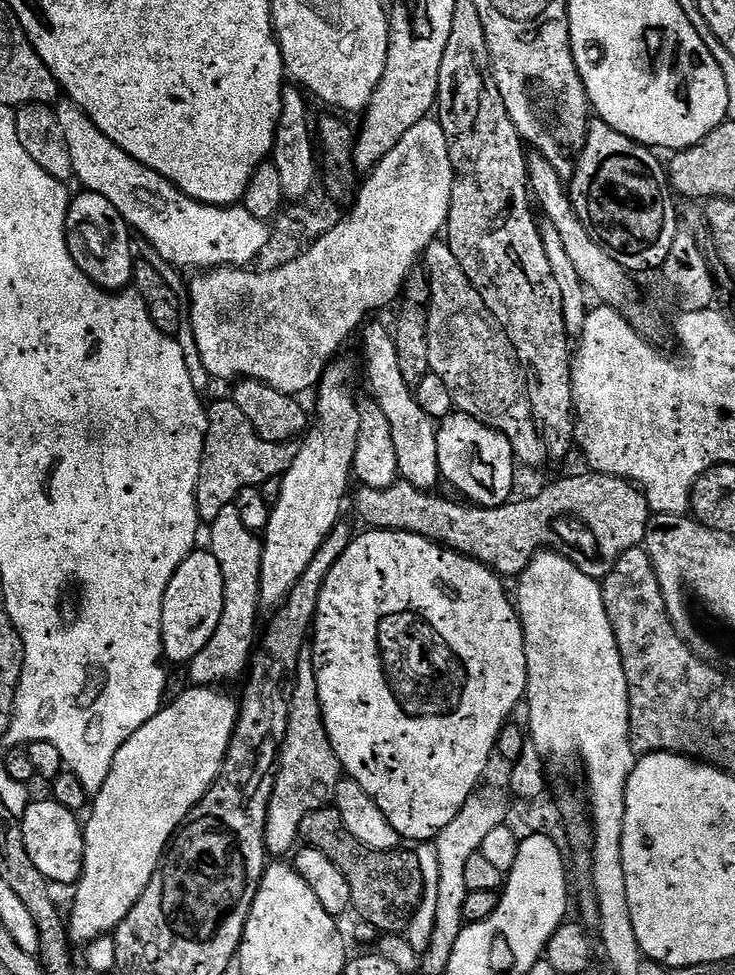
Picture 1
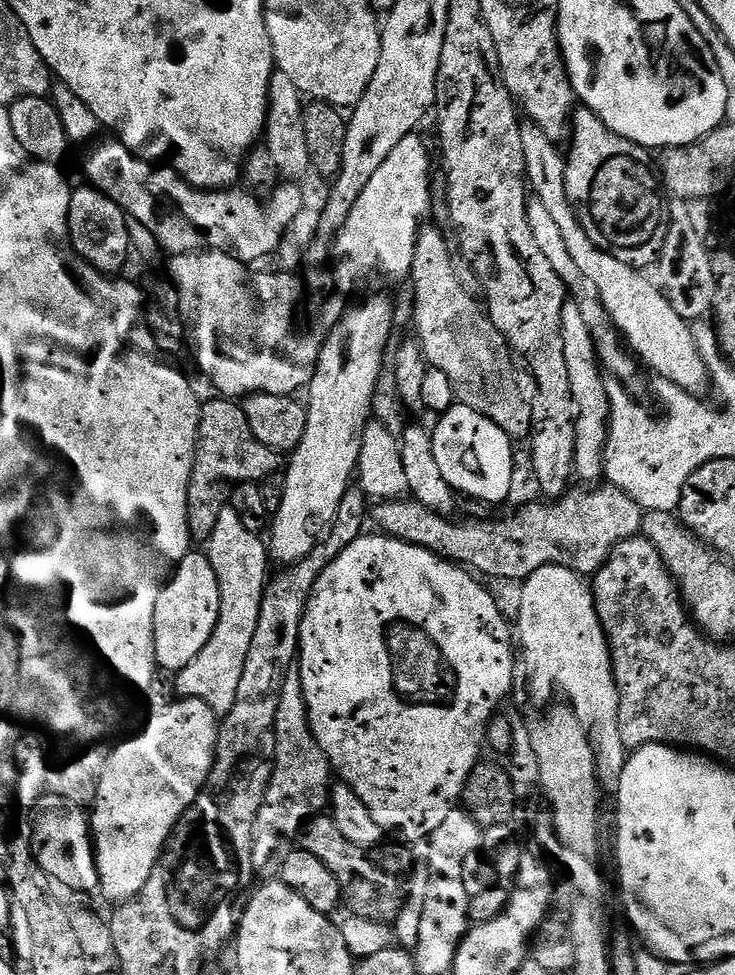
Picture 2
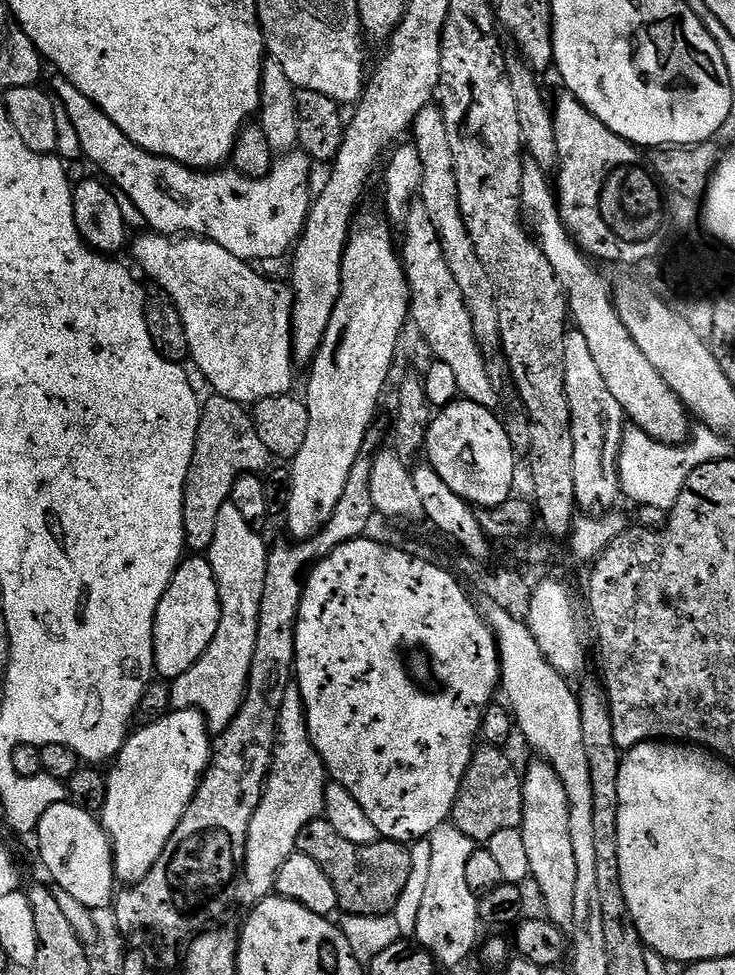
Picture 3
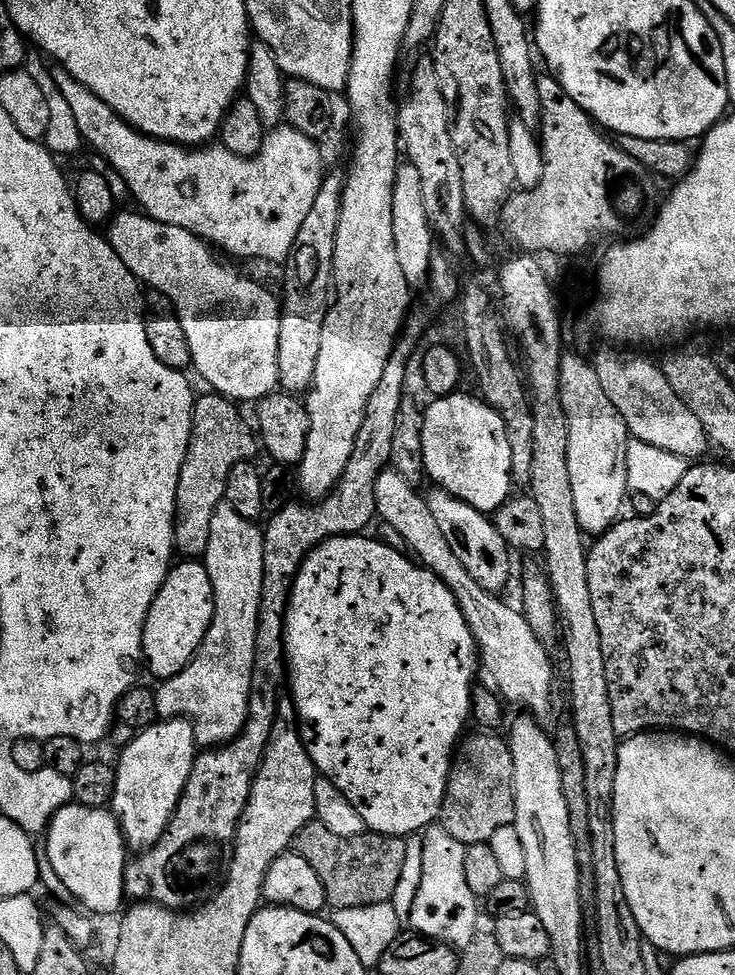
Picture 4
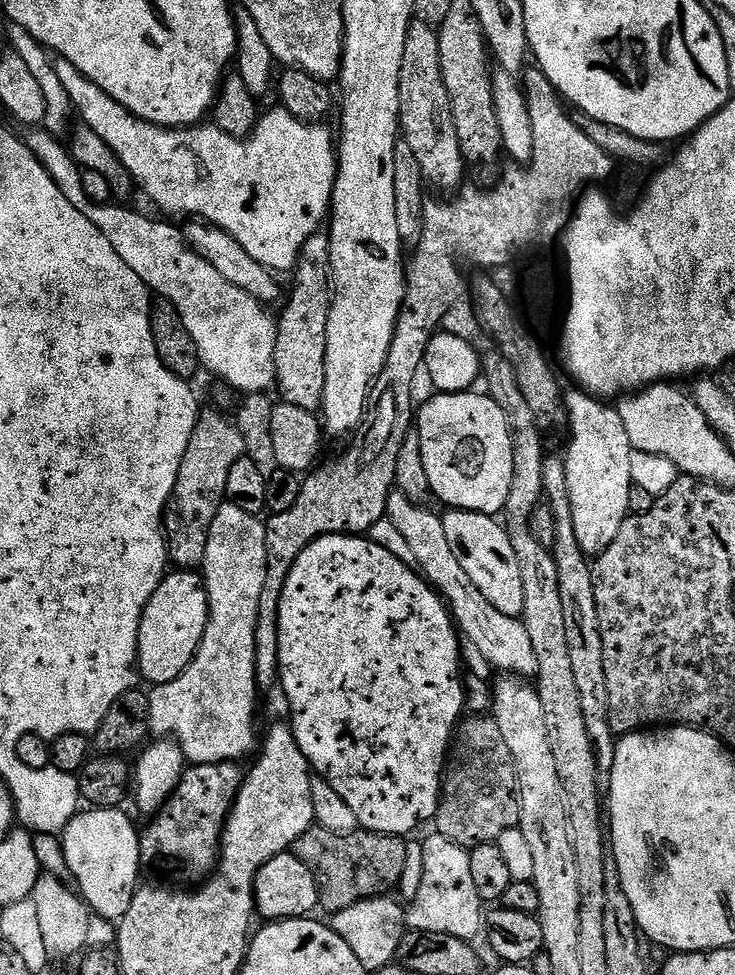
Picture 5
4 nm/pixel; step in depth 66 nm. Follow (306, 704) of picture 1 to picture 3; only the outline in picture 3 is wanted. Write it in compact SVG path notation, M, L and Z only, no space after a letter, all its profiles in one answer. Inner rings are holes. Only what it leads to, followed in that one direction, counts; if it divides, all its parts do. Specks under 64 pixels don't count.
M293 686L286 690L286 698L282 698L282 710L278 710L276 754L272 758L272 769L268 771L258 810L254 810L254 818L250 818L248 827L242 869L242 900L248 906L255 906L275 893L278 870L282 870L282 862L286 862L286 858L296 851L296 839L298 834L302 834L302 826L321 819L324 791L328 783L328 770L310 739L304 700L300 696L300 689Z

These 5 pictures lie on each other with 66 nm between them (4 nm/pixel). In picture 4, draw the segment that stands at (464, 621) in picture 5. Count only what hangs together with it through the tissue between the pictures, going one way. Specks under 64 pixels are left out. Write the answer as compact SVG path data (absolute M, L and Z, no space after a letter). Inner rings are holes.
M385 470L375 487L377 517L384 524L394 526L394 530L398 530L404 539L404 548L438 579L446 582L474 634L482 667L490 670L498 682L499 695L509 705L521 704L524 707L521 709L527 710L533 717L544 718L552 708L552 683L556 680L546 645L536 637L534 630L530 630L530 622L526 622L519 607L511 608L506 601L500 600L504 598L487 592L478 586L478 582L474 582L474 578L470 578L470 570L466 570L466 566L462 566L461 560L454 555L454 550L450 550L450 542L446 542L434 514L430 514L427 499L420 491L417 485L406 482L402 474Z

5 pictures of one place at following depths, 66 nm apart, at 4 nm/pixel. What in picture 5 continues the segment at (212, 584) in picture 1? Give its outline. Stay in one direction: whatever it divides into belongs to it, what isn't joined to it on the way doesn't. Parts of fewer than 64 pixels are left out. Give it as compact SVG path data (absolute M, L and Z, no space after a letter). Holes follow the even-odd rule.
M172 570L165 575L163 582L154 590L150 602L146 602L144 613L140 619L138 630L138 646L136 647L136 662L141 677L149 680L149 685L174 682L190 666L196 657L198 646L204 637L208 621L208 591L204 585L203 575L196 570Z

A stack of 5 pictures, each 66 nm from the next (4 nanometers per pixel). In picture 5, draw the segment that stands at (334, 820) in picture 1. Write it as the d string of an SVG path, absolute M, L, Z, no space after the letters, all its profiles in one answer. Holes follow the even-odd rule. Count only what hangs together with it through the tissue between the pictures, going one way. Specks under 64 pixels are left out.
M314 826L292 843L291 851L314 874L314 882L318 882L320 891L320 908L335 914L376 897L387 897L393 890L399 889L402 872L405 869L408 840L403 836L391 836L385 832L369 832L357 830L346 834L334 834L334 830Z

